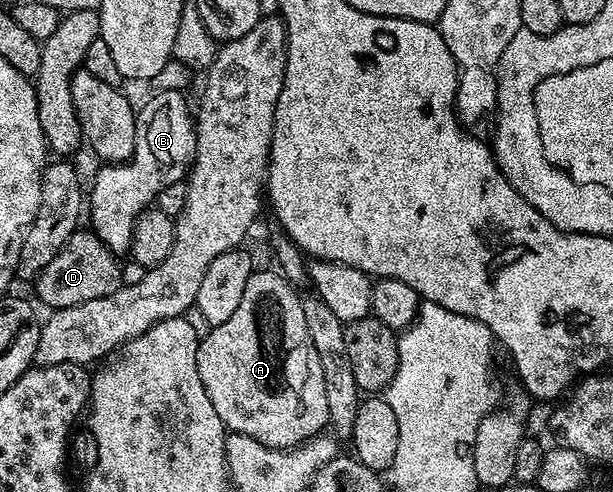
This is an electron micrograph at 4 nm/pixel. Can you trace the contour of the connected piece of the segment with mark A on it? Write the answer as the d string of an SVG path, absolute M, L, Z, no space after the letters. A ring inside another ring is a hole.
M252 271L245 294L237 310L226 322L214 325L208 336L199 341L197 350L197 374L201 374L201 386L217 410L223 427L228 432L249 434L270 448L295 448L320 435L328 427L331 415L325 398L325 377L321 374L321 361L317 358L317 346L309 338L309 326L305 322L305 310L298 292L288 284L278 271Z

